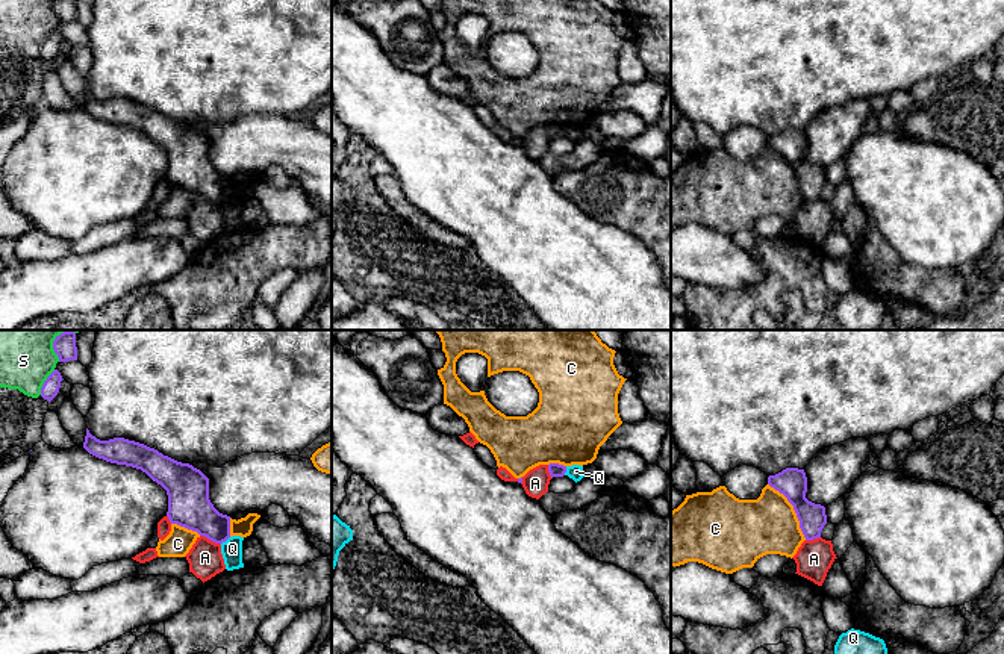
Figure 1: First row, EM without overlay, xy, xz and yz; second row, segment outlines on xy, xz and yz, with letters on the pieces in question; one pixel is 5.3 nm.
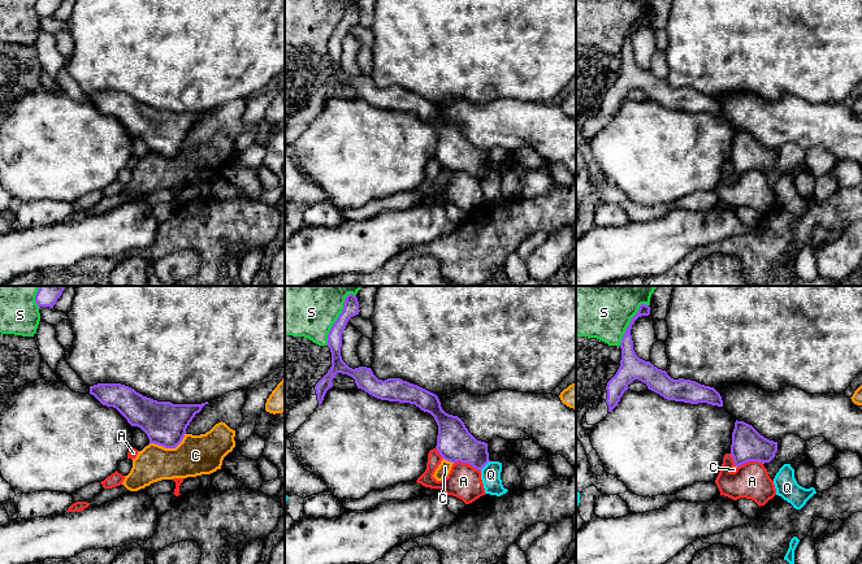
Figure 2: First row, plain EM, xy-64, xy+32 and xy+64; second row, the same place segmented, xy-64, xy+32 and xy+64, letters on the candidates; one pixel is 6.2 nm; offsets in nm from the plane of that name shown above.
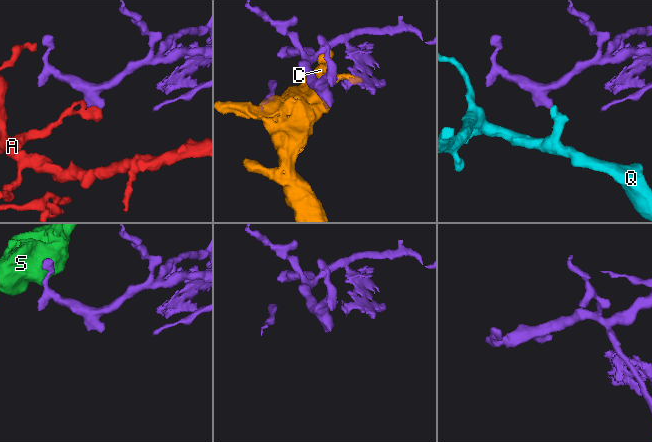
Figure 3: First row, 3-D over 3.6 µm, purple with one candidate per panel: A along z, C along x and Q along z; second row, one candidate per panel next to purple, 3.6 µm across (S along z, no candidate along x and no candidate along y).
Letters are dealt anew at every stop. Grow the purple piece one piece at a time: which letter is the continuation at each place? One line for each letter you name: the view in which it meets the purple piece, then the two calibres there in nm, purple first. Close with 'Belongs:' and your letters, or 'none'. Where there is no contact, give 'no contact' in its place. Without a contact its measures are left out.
Belongs: none

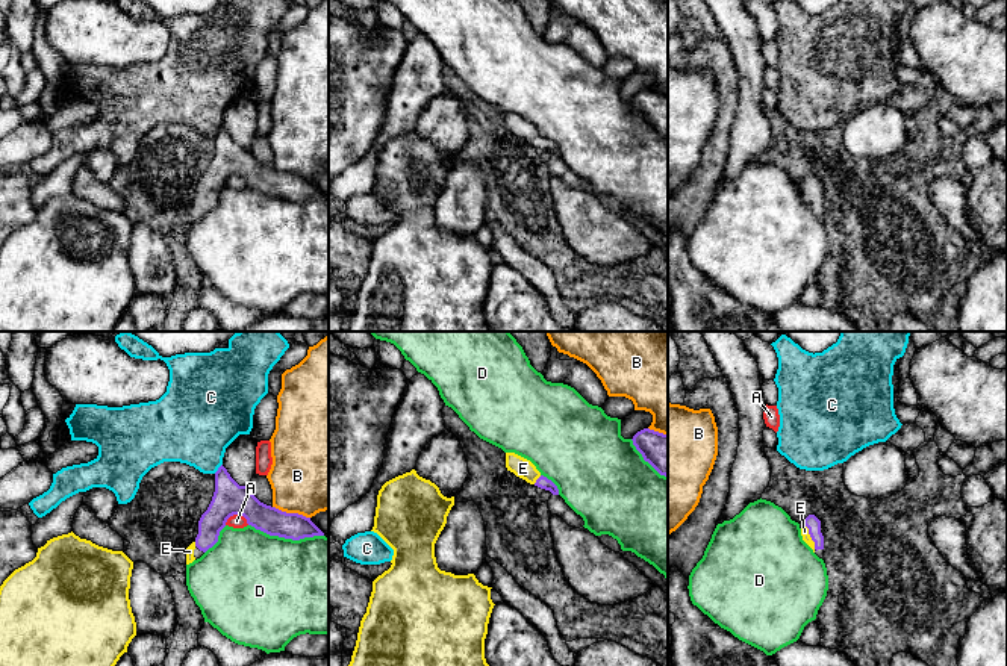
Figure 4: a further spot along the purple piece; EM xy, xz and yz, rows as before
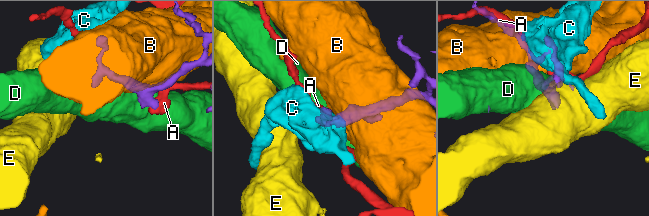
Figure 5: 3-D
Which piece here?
E: contact in yz; calibres 80 and 50 nm
Belongs: E

